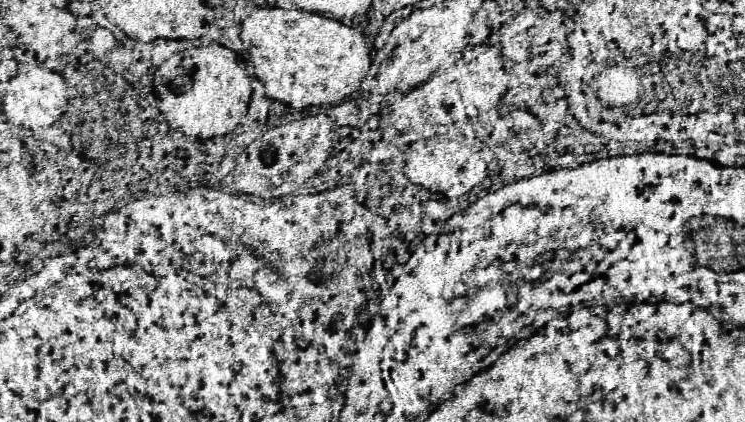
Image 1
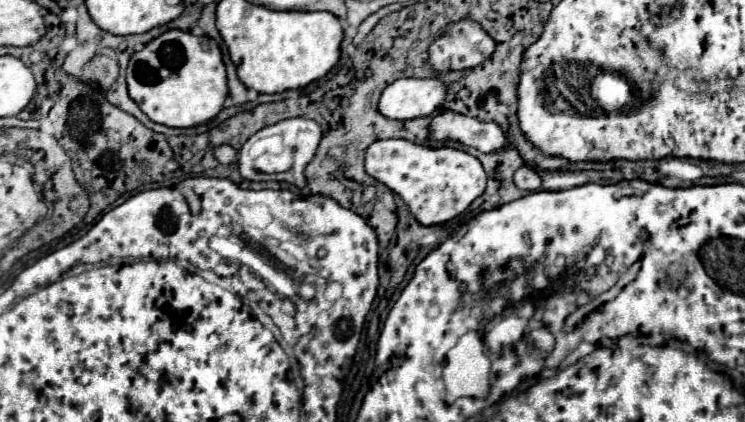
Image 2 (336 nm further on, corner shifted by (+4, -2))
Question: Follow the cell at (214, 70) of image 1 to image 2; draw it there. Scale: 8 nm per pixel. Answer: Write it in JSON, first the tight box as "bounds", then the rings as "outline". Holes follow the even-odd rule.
{"bounds":[127,29,229,129],"outline":[[[169,29],[161,33],[157,39],[147,43],[143,51],[131,57],[129,67],[127,67],[127,87],[129,87],[131,99],[139,103],[139,109],[151,121],[167,125],[167,127],[179,127],[179,129],[205,125],[211,119],[215,119],[221,113],[223,103],[229,95],[227,71],[225,71],[219,45],[211,37],[195,37],[193,33],[183,33],[179,29]]]}

